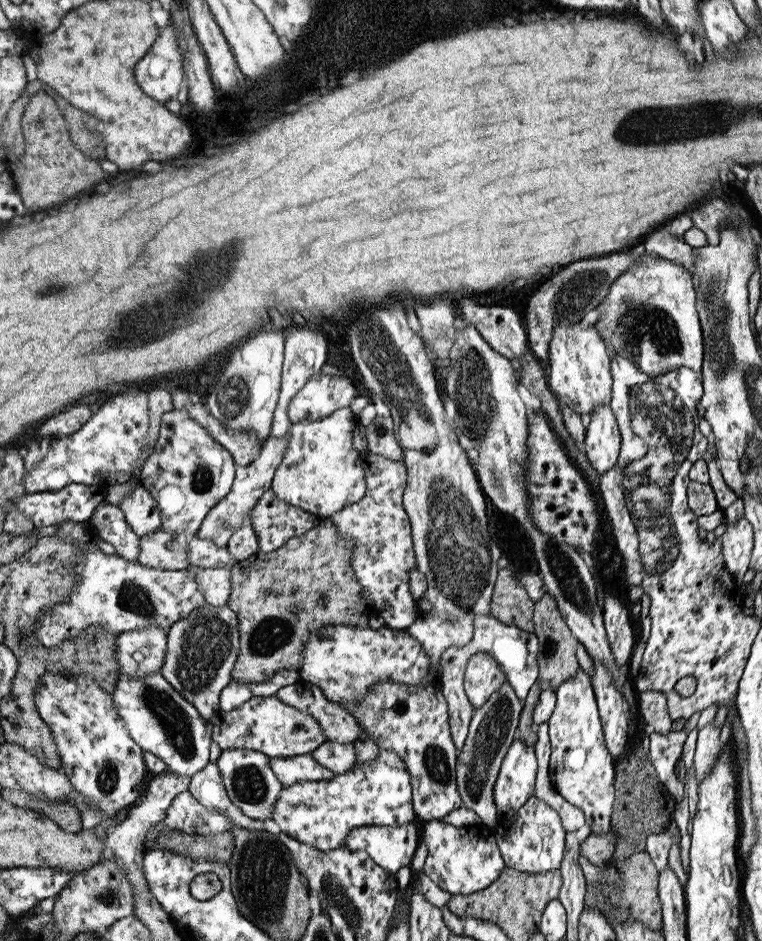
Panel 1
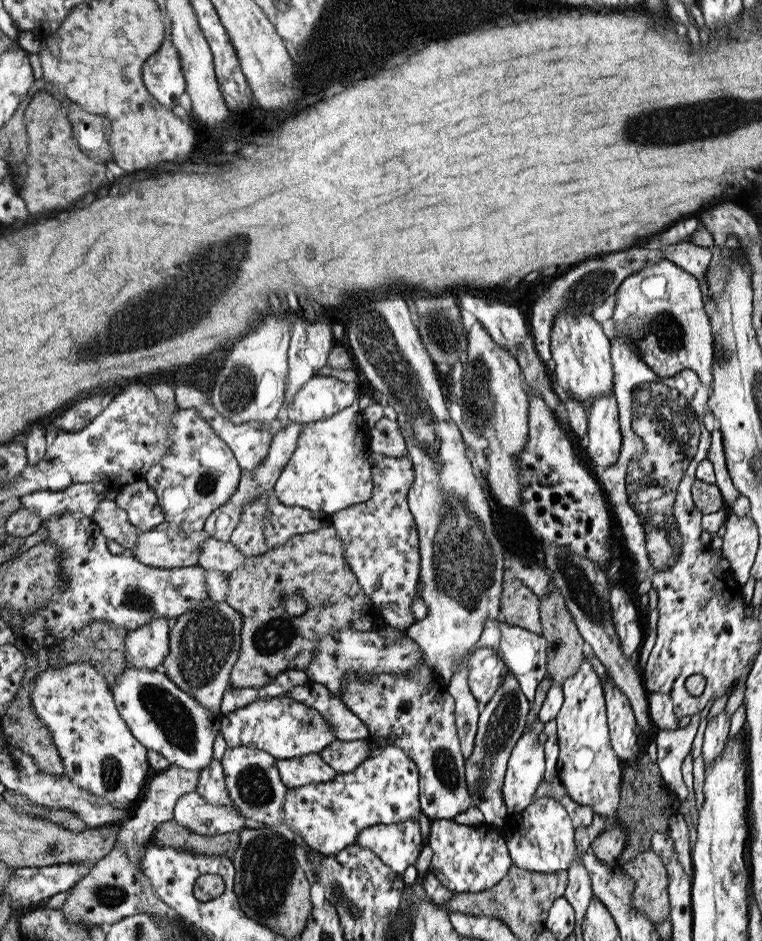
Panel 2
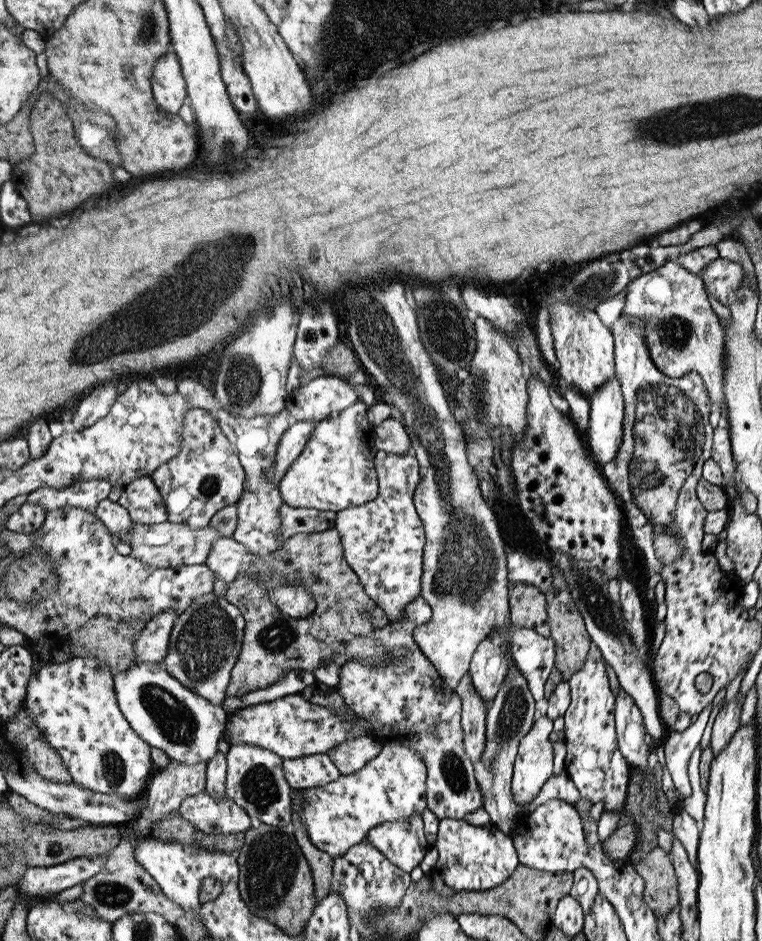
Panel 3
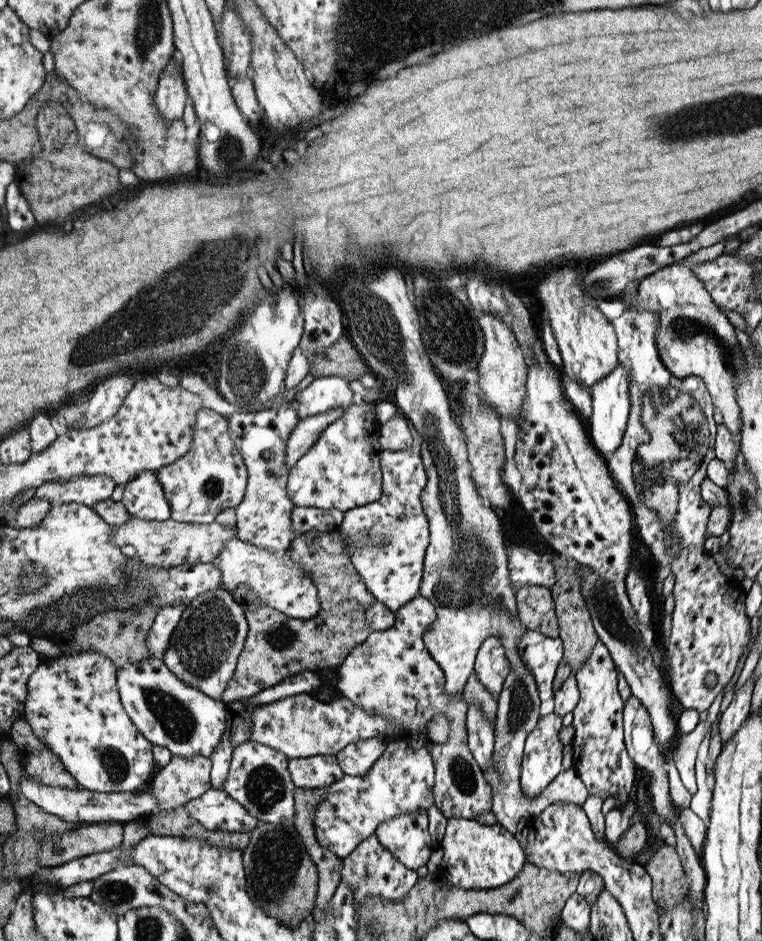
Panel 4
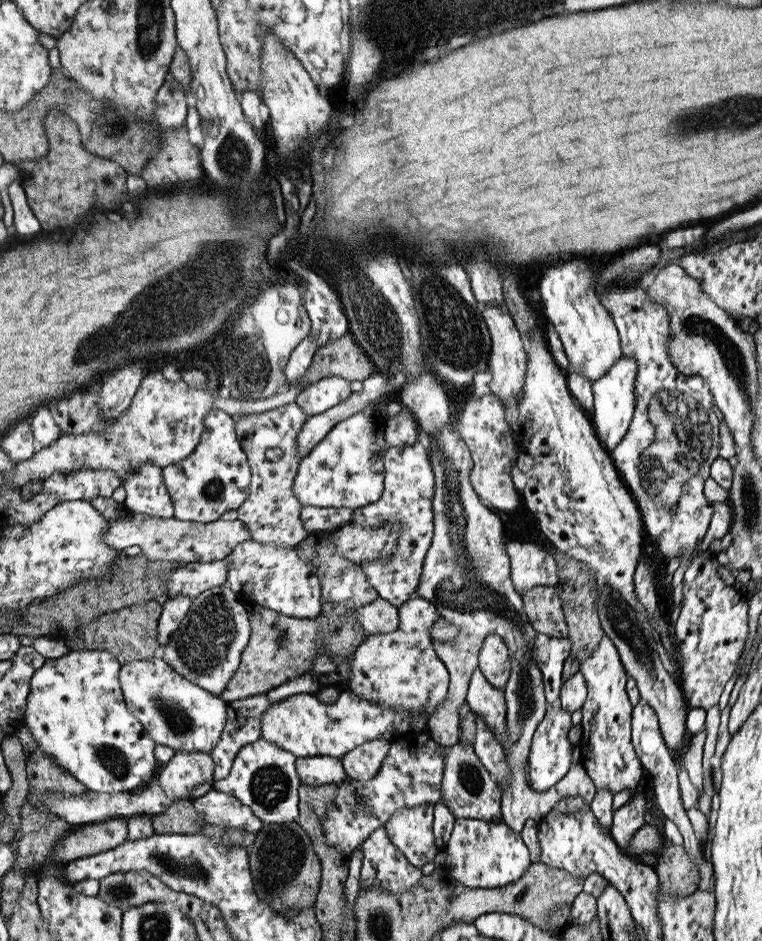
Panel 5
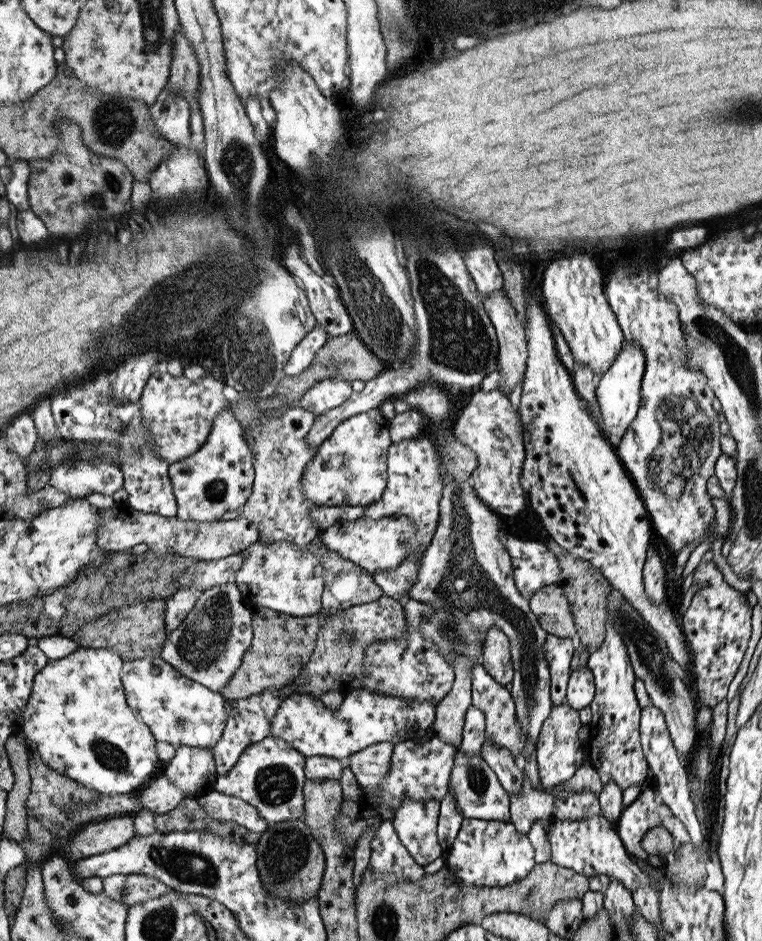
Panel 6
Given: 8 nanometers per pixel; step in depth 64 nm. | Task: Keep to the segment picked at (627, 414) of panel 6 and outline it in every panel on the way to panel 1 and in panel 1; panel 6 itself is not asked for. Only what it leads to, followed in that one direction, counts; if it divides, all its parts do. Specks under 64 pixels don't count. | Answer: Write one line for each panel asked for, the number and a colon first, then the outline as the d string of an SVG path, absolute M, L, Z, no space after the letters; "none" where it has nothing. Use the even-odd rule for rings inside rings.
1: M601 404L585 422L583 452L591 468L601 476L609 472L619 458L621 438L609 404Z
2: M613 392L597 398L587 410L587 438L581 444L587 462L599 472L617 462L621 432Z
3: M613 376L613 380L589 396L589 426L585 432L585 442L589 446L589 454L593 454L599 466L615 460L621 446L623 396L619 380L621 378Z
4: M617 364L617 368L613 372L609 372L609 376L605 376L605 380L599 380L597 384L591 386L591 416L585 422L589 434L593 436L593 442L599 450L599 454L607 460L613 452L617 452L621 440L623 440L623 432L627 426L627 418L631 414L631 398L629 398L629 370L625 370L625 366Z
5: M623 358L617 360L617 364L613 364L613 368L609 368L609 374L603 376L601 380L595 380L593 386L593 412L591 422L597 428L597 434L601 434L601 442L605 444L605 450L613 452L617 450L617 444L621 444L623 436L627 436L631 422L633 422L633 414L635 414L635 382L637 382L637 358Z

